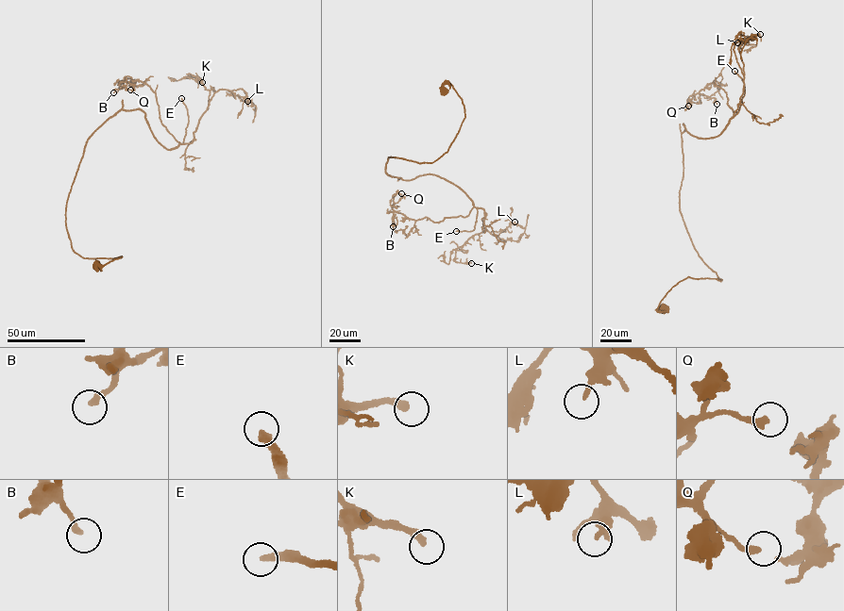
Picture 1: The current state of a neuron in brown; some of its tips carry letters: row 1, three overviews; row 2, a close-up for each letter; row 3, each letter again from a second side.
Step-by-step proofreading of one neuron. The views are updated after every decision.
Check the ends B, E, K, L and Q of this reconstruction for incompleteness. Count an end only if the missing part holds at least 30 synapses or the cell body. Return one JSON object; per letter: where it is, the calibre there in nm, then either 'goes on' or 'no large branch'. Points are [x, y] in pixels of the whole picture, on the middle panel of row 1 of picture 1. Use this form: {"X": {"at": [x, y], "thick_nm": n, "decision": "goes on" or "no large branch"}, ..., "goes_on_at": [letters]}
{"B": {"at": [393, 226], "thick_nm": 240, "decision": "no large branch"}, "E": {"at": [456, 231], "thick_nm": 300, "decision": "goes on"}, "K": {"at": [471, 263], "thick_nm": 240, "decision": "goes on"}, "L": {"at": [514, 222], "thick_nm": 180, "decision": "no large branch"}, "Q": {"at": [401, 193], "thick_nm": 180, "decision": "no large branch"}, "goes_on_at": ["E", "K"]}

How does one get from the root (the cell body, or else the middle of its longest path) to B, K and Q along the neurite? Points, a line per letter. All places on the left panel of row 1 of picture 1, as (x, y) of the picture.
B: (96, 265), (122, 256), (80, 255), (65, 222), (87, 139), (139, 109), (179, 143), (145, 83), (113, 92)
K: (96, 265), (122, 256), (80, 255), (65, 222), (87, 139), (139, 109), (189, 144), (202, 82)
Q: (96, 265), (122, 256), (80, 255), (65, 222), (87, 139), (139, 109), (179, 143), (148, 86), (130, 90)

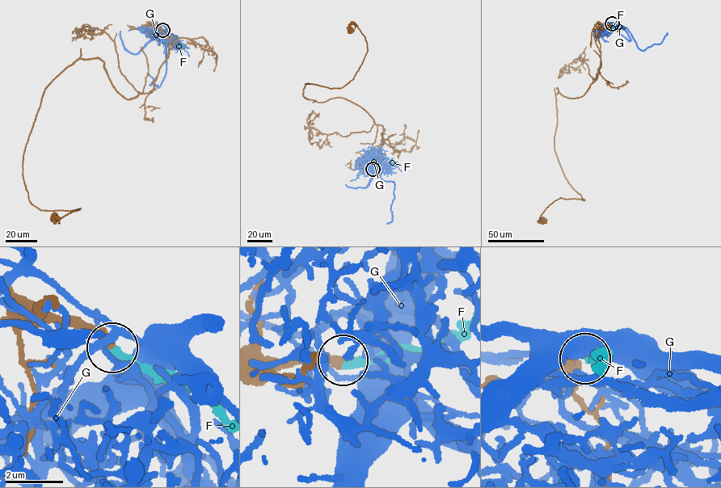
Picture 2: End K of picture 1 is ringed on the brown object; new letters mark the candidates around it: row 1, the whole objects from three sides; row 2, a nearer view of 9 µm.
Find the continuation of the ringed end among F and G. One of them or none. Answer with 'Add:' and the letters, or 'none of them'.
Add: F

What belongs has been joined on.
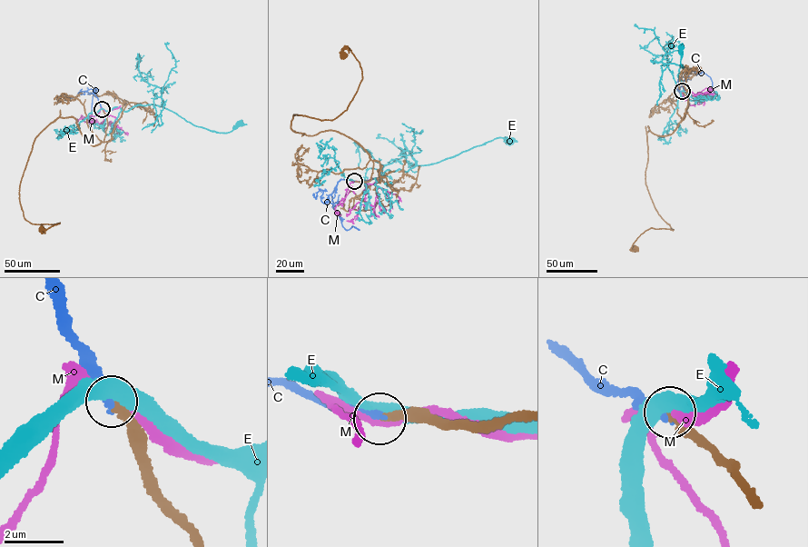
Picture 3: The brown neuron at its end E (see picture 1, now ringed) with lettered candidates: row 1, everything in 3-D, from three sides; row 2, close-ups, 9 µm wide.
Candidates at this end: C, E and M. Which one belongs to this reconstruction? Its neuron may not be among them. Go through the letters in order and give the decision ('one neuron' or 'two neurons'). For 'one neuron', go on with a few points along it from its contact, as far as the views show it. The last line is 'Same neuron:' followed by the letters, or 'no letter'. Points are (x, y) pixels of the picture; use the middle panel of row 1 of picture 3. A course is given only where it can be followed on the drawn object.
C: one neuron; it runs (354, 181), (340, 179), (331, 195), (333, 207), (343, 228), (347, 230), (353, 225), (359, 230)
E: two neurons
M: two neurons
Same neuron: C

